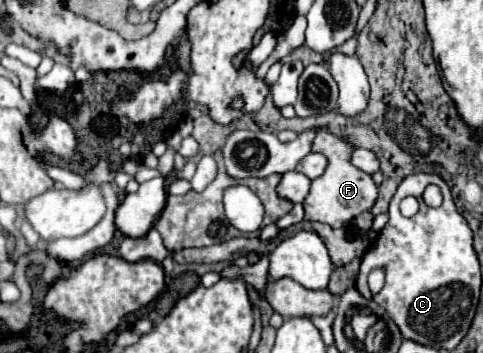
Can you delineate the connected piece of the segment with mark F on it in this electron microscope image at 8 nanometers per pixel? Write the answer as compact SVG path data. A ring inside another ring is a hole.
M320 129L312 143L312 151L326 155L328 165L326 165L324 175L312 181L310 195L304 199L304 211L306 211L304 219L306 221L320 221L330 227L342 227L344 223L348 223L350 219L368 211L374 205L374 201L378 197L378 187L368 173L360 171L358 167L354 167L350 163L352 145L348 145L346 139L336 137L332 133L328 133L326 129Z

